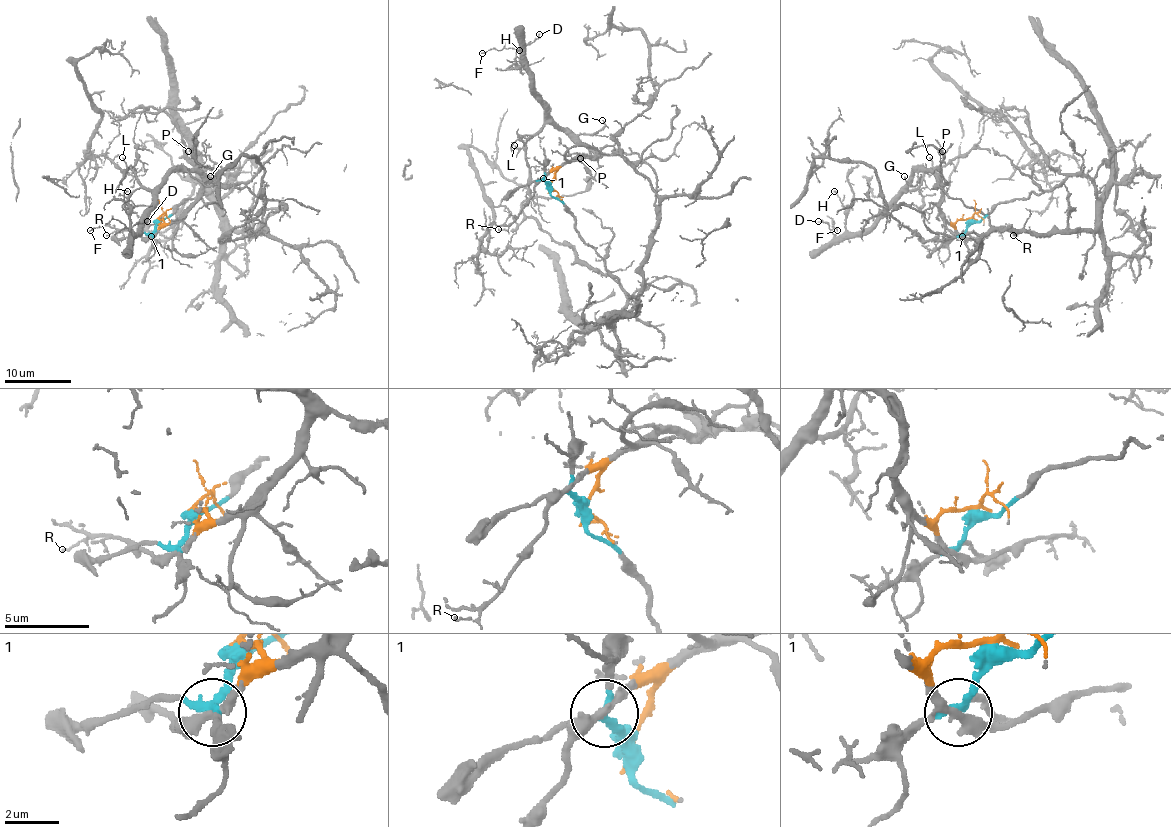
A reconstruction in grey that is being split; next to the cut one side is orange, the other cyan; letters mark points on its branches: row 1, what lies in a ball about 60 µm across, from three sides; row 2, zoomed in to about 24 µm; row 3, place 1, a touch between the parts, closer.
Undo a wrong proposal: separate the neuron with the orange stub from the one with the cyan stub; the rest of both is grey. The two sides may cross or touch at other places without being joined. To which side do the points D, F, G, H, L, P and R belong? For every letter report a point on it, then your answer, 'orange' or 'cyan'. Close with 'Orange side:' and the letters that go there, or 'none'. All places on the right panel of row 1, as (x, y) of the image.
D: place (818, 221); orange
F: place (837, 230); orange
G: place (904, 176); orange
H: place (834, 191); orange
L: place (929, 157); orange
P: place (942, 151); orange
R: place (1013, 235); orange
Orange side: D, F, G, H, L, P, R

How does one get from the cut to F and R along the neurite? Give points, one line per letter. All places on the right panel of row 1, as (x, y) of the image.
F: (970, 219), (947, 220), (940, 180), (915, 172), (869, 227), (837, 237), (832, 219), (837, 230)
R: (970, 219), (955, 224), (955, 230), (964, 237), (977, 239), (994, 230), (1012, 230), (1012, 235)

